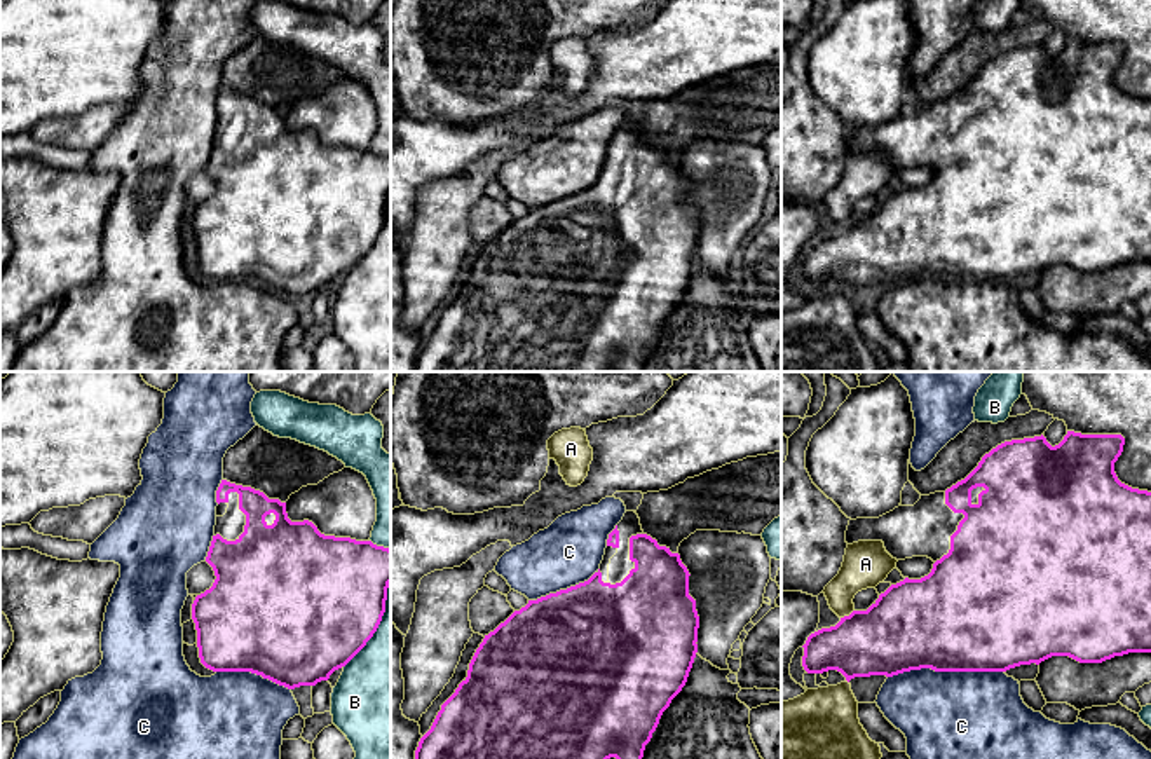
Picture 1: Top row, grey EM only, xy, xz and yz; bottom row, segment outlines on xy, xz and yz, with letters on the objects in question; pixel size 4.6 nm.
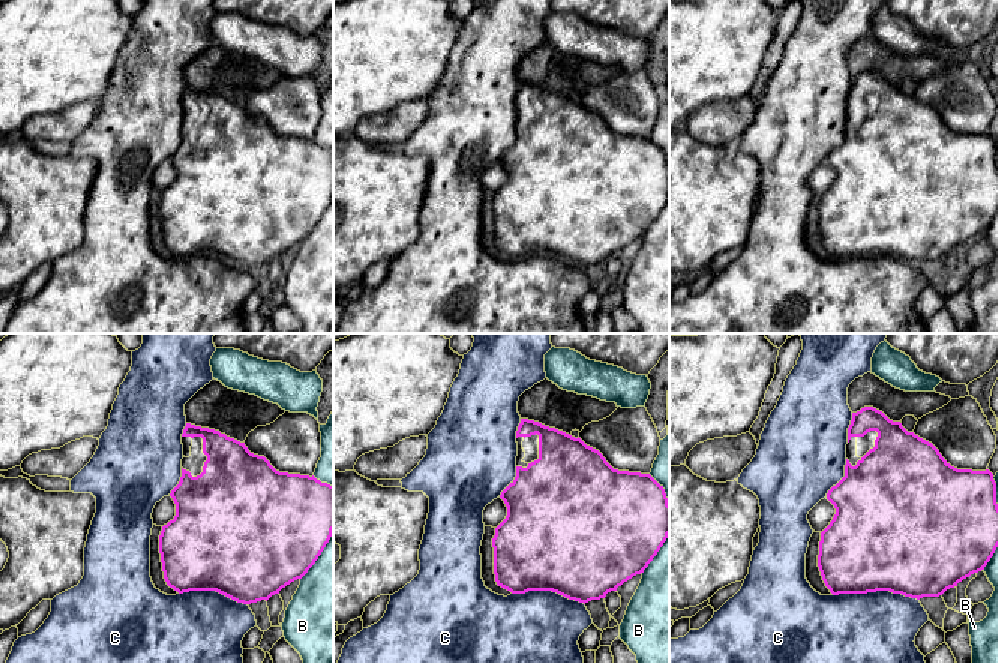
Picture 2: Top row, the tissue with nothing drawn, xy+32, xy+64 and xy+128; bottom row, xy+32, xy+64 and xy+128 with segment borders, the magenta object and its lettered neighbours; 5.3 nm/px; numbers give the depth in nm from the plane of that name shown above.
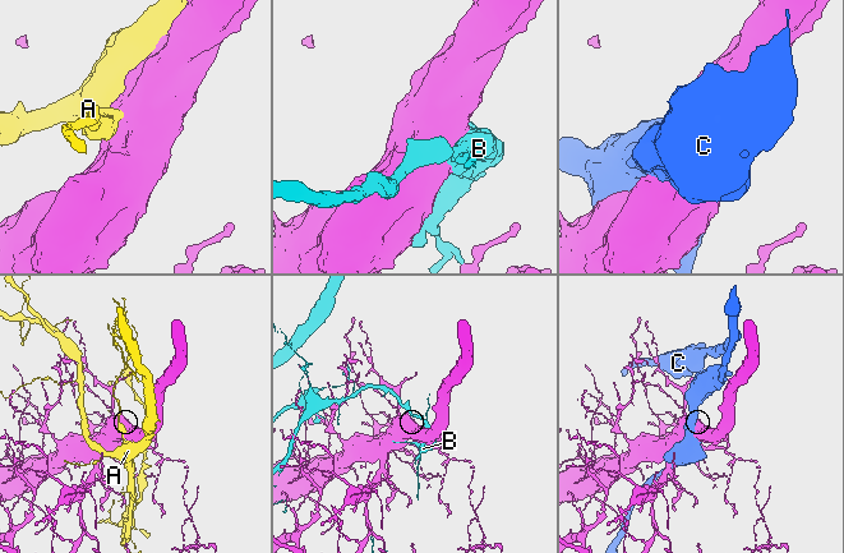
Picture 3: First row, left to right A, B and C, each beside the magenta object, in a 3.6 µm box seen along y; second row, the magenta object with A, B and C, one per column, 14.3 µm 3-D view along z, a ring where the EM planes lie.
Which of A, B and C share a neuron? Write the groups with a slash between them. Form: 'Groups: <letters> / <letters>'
Groups: A / B / C

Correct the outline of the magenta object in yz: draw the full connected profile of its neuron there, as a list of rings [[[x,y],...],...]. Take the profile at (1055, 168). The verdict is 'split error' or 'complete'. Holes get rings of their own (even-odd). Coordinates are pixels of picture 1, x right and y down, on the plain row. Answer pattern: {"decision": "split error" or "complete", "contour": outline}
{"decision": "split error", "contour": [[[1074,40],[1055,56],[1043,44],[1005,51],[945,101],[921,105],[914,115],[900,113],[879,127],[849,129],[848,154],[882,150],[896,169],[928,166],[935,173],[921,188],[891,194],[867,220],[853,220],[835,236],[811,243],[802,255],[804,279],[837,279],[849,291],[921,277],[1006,281],[1052,265],[1102,272],[1128,262],[1151,262],[1151,101],[1118,89],[1114,72],[1123,54],[1121,44]]]}

